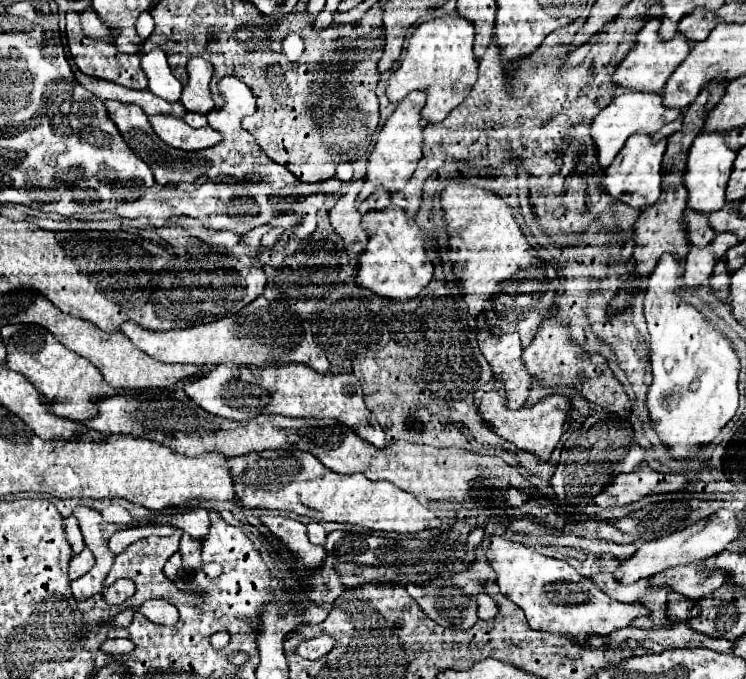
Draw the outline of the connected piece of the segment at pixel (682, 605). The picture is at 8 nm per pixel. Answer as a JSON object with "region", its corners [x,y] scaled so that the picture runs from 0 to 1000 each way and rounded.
{"region":[[[898,870],[895,873],[895,909],[898,920],[909,915],[920,915],[925,909],[933,909],[938,903],[938,891],[928,882],[920,882],[914,873]]]}

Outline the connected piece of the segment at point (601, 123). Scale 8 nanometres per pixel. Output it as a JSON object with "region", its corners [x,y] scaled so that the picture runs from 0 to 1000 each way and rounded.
{"region":[[[842,131],[834,140],[823,143],[820,152],[799,169],[799,175],[794,178],[794,190],[791,190],[791,199],[794,199],[799,222],[802,222],[804,243],[815,246],[847,196],[853,196],[853,193],[879,196],[879,193],[885,193],[887,184],[903,178],[912,166],[914,166],[912,161],[901,161],[901,158],[890,155],[887,137],[861,137],[853,131]]]}

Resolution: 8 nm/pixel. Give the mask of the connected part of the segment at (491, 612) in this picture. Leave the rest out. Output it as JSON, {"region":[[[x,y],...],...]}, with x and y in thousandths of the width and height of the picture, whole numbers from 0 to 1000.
{"region":[[[641,873],[641,909],[643,912],[657,912],[665,906],[665,888],[651,876],[651,873]]]}

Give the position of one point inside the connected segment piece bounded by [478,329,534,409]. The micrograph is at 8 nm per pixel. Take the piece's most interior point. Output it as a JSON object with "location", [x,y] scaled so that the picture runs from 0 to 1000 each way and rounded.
{"location":[674,515]}

